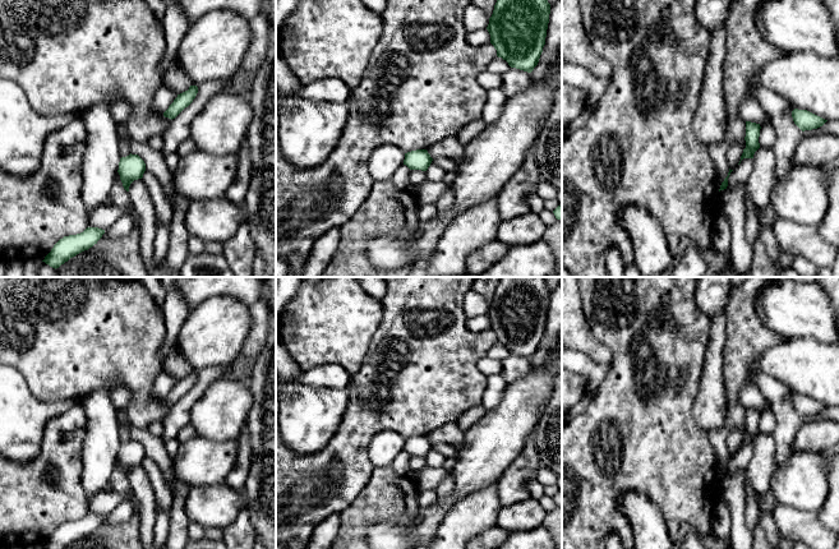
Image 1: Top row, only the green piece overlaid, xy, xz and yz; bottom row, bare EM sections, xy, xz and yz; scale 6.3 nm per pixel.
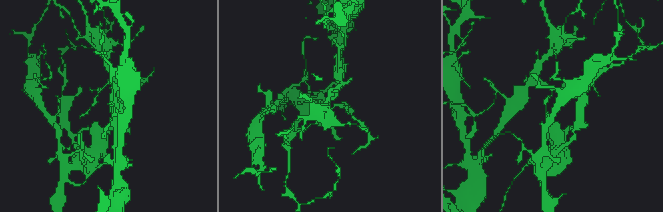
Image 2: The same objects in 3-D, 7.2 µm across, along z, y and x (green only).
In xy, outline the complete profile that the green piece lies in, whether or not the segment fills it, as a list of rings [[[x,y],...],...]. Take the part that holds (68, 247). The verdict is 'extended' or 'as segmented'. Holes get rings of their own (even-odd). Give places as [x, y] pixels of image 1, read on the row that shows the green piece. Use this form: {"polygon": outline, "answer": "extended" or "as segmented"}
{"polygon": [[[87,227],[83,232],[60,239],[42,262],[52,268],[59,268],[77,254],[88,250],[102,237],[105,230]]], "answer": "as segmented"}

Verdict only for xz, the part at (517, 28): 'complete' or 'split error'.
complete

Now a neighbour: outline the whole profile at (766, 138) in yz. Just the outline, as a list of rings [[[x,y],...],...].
[[[766,123],[760,129],[759,143],[761,148],[773,148],[775,142],[775,129],[770,123]]]

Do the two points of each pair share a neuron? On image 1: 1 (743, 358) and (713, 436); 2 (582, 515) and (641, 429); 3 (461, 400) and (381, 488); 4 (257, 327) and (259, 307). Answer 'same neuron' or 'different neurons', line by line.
1: same neuron
2: same neuron
3: different neurons
4: same neuron

